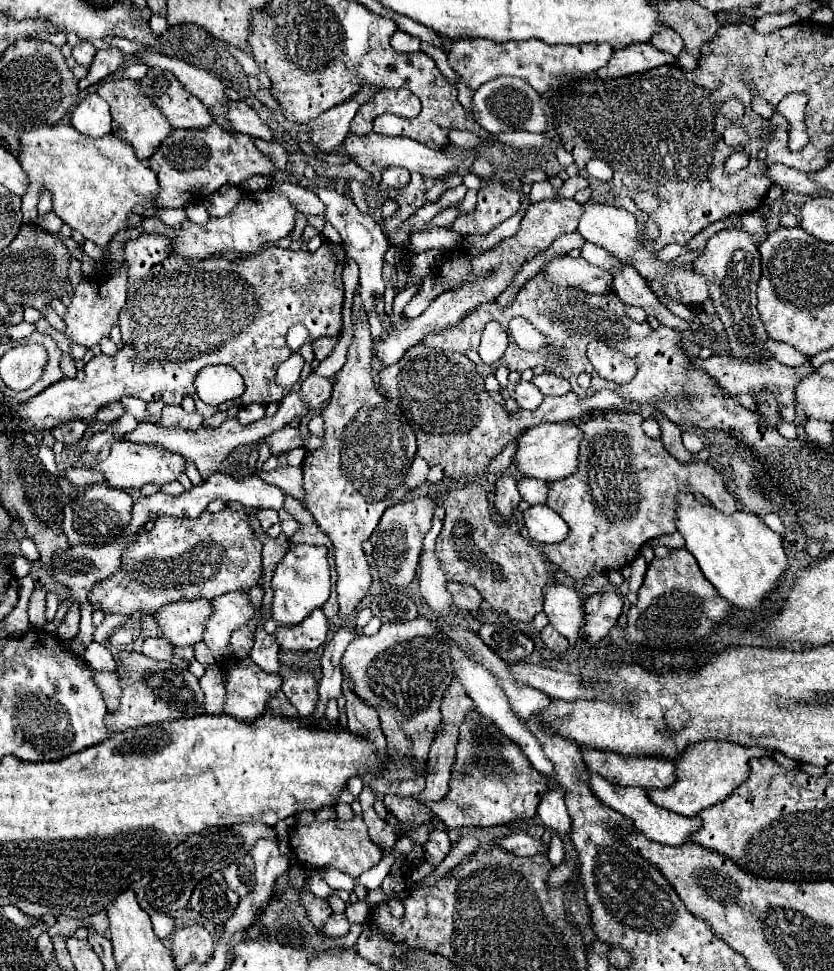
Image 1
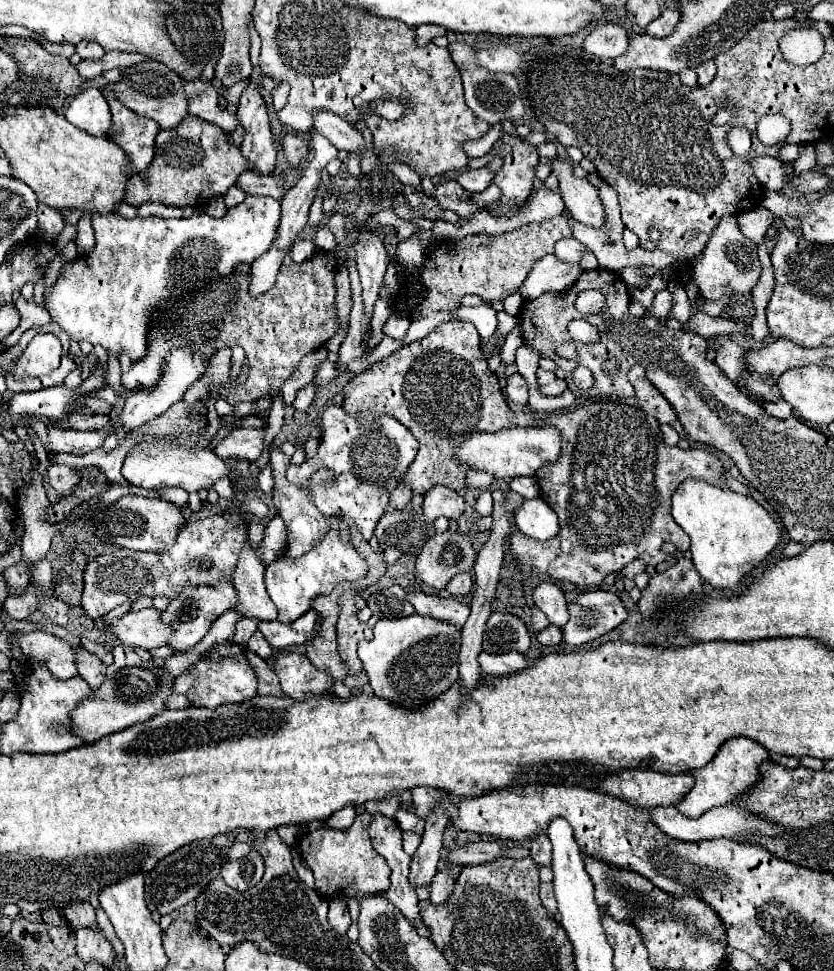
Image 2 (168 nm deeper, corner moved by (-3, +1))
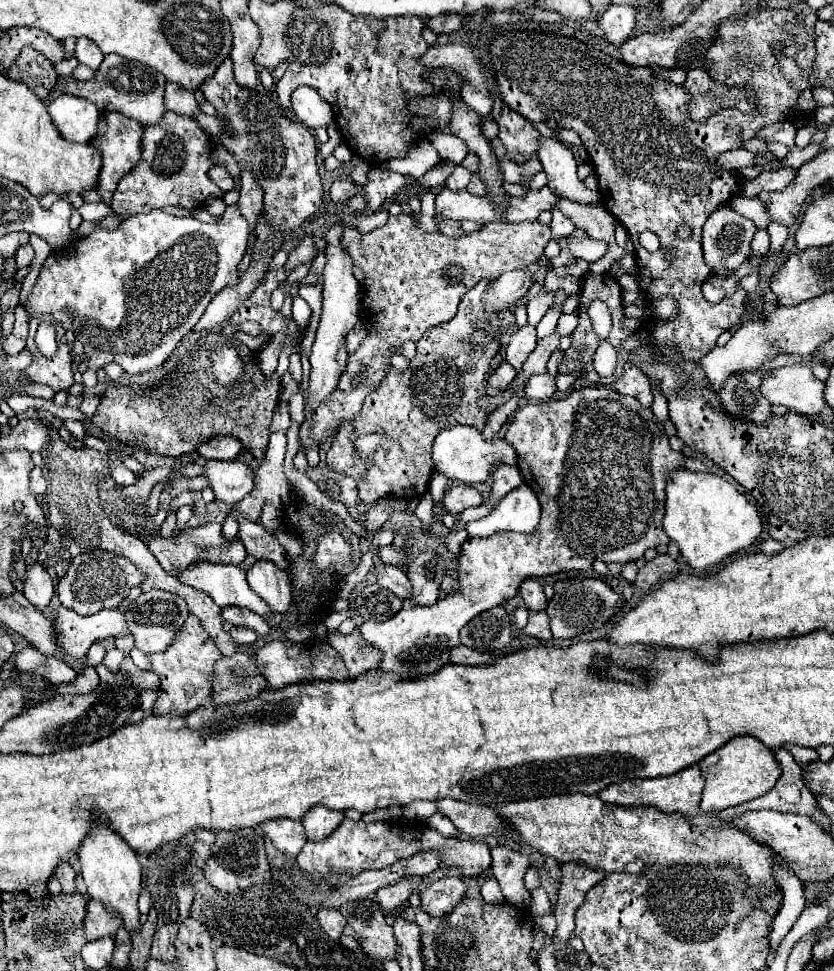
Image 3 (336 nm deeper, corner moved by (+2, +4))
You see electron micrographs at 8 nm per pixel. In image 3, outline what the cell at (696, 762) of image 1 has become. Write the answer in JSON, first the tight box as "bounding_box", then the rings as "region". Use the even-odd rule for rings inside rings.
{"bounding_box":[699,736,781,812],"region":[[[753,736],[731,738],[727,744],[707,754],[699,762],[699,768],[705,778],[705,790],[701,800],[701,810],[705,812],[725,810],[729,806],[737,806],[747,800],[759,798],[767,794],[775,786],[775,782],[781,778],[781,766],[775,760],[775,752]]]}

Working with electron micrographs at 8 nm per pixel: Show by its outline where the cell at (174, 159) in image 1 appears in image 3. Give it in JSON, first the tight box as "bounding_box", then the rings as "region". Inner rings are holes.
{"bounding_box":[111,112,221,216],"region":[[[165,112],[159,124],[145,126],[141,136],[141,160],[127,176],[123,176],[123,180],[119,180],[111,200],[111,210],[123,216],[143,214],[165,206],[193,210],[199,208],[207,198],[221,196],[219,188],[207,176],[207,170],[213,166],[209,156],[209,138],[197,126],[197,122],[189,116]]]}

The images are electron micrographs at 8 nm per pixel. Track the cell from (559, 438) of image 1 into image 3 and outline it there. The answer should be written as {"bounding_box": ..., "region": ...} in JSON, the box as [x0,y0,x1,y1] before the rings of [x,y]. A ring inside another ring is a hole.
{"bounding_box":[431,426,517,484],"region":[[[455,426],[455,428],[445,428],[443,432],[437,434],[433,448],[431,448],[431,458],[437,474],[443,474],[451,482],[463,482],[463,484],[479,484],[485,482],[487,476],[491,474],[491,468],[497,464],[517,464],[517,454],[511,444],[505,440],[491,440],[487,442],[479,430],[473,426]]]}

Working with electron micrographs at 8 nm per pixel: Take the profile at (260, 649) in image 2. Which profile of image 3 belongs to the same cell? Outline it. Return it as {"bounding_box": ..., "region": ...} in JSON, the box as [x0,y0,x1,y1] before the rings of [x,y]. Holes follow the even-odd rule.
{"bounding_box":[231,626,257,644],"region":[[[235,626],[231,628],[231,638],[237,642],[237,644],[255,644],[257,642],[257,634],[249,628],[243,628],[243,626]]]}

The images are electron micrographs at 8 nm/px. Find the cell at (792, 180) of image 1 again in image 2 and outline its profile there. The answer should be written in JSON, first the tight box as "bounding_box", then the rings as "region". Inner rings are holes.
{"bounding_box":[750,157,786,191],"region":[[[754,157],[750,161],[750,167],[754,169],[754,175],[758,177],[758,181],[772,191],[780,191],[782,183],[786,183],[786,173],[784,173],[784,165],[780,159],[774,157]]]}

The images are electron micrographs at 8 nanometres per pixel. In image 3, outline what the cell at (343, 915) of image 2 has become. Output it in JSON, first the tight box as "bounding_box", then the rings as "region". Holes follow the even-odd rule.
{"bounding_box":[317,910,347,940],"region":[[[319,910],[317,912],[317,920],[319,926],[327,932],[327,936],[331,936],[333,940],[339,940],[339,936],[343,934],[343,928],[347,924],[347,920],[341,916],[339,910]]]}

